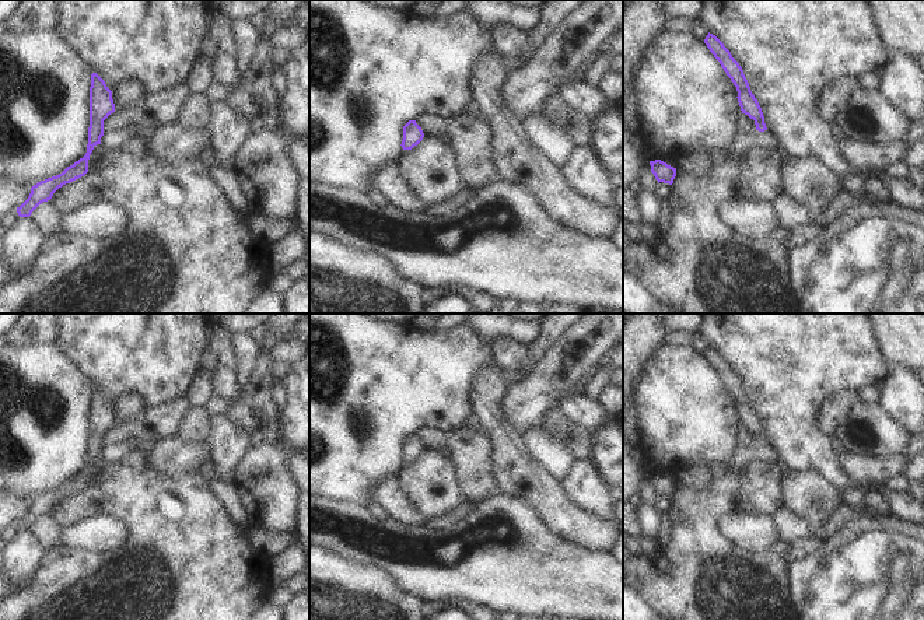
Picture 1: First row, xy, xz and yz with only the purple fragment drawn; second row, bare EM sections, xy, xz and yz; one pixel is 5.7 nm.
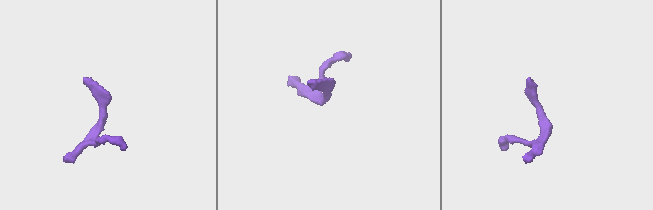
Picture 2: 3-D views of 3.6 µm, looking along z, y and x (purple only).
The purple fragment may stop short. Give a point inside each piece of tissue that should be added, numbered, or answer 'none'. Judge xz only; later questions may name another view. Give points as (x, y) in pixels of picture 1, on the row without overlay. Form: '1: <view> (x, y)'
none

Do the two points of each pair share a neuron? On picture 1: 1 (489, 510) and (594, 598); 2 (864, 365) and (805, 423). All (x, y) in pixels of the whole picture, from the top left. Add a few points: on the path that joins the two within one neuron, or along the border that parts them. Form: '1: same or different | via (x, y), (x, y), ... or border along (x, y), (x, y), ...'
1: same | via (515, 524), (567, 575)
2: same | via (846, 365), (807, 405)

